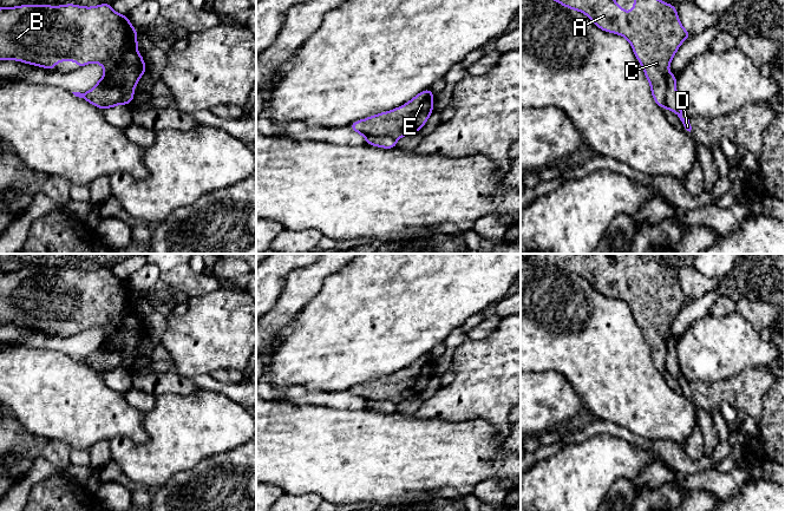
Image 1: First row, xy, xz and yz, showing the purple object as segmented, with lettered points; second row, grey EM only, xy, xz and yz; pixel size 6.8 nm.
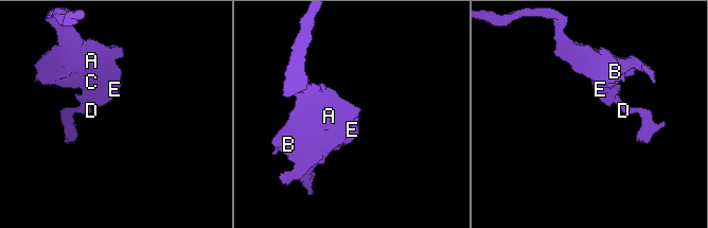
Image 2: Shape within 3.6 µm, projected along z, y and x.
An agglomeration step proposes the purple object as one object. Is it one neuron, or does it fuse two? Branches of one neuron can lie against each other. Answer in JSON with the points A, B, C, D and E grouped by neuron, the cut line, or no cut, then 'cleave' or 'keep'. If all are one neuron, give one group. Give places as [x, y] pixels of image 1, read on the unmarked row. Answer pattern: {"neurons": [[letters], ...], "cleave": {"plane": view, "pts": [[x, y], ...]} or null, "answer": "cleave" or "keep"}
{"neurons": [["A", "B", "C", "E"], ["D"]], "cleave": {"plane": "xy", "pts": [[104, 339], [124, 346], [120, 355], [120, 367]]}, "answer": "cleave"}

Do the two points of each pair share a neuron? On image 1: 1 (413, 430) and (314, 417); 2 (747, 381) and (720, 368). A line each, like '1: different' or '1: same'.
1: same
2: different

